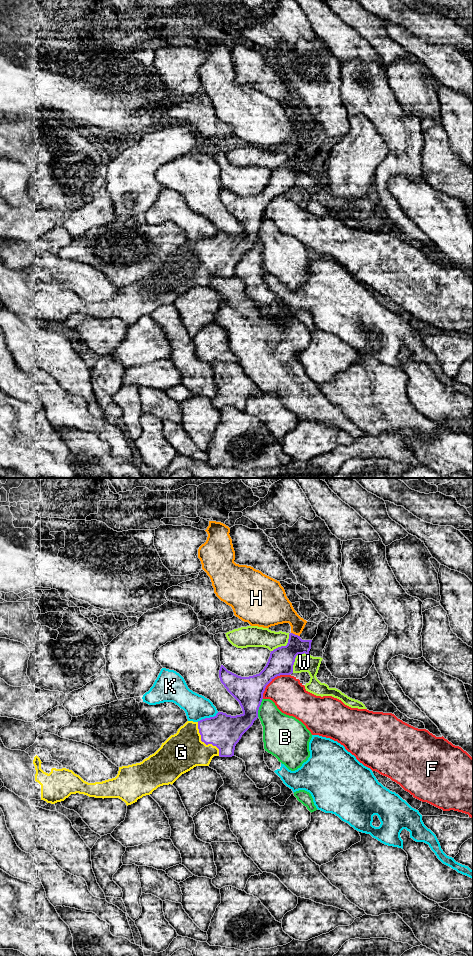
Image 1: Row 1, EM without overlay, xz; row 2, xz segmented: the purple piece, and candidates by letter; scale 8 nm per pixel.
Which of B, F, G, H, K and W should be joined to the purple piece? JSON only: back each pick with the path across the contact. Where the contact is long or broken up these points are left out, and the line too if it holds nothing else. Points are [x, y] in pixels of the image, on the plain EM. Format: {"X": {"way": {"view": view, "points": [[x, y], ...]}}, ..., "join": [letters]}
{"G": {"way": {"view": "xz", "points": [[224, 251], [204, 262], [197, 262], [181, 272]]}}, "join": ["G"]}

